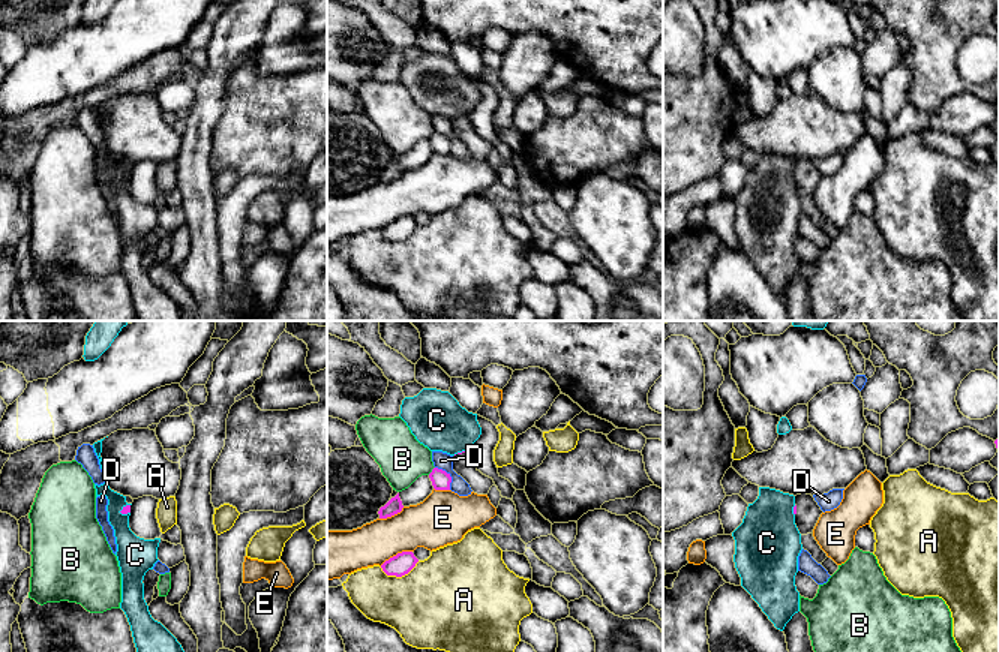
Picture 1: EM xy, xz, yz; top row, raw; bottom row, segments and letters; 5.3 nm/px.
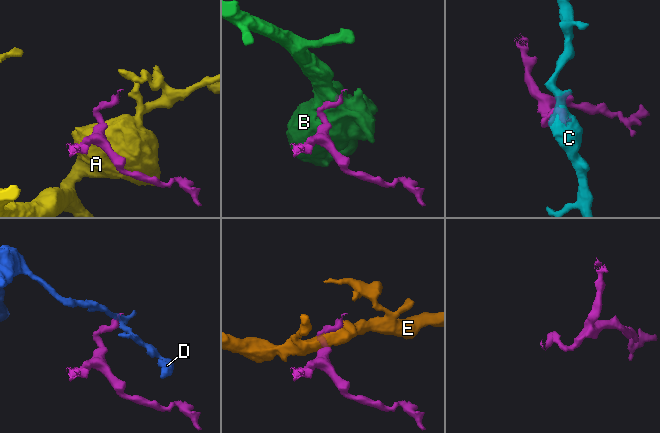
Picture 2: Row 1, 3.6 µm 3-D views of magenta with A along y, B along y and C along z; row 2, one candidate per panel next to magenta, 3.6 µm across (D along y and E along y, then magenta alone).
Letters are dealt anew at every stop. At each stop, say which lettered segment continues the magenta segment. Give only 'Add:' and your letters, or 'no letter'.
Add: no letter

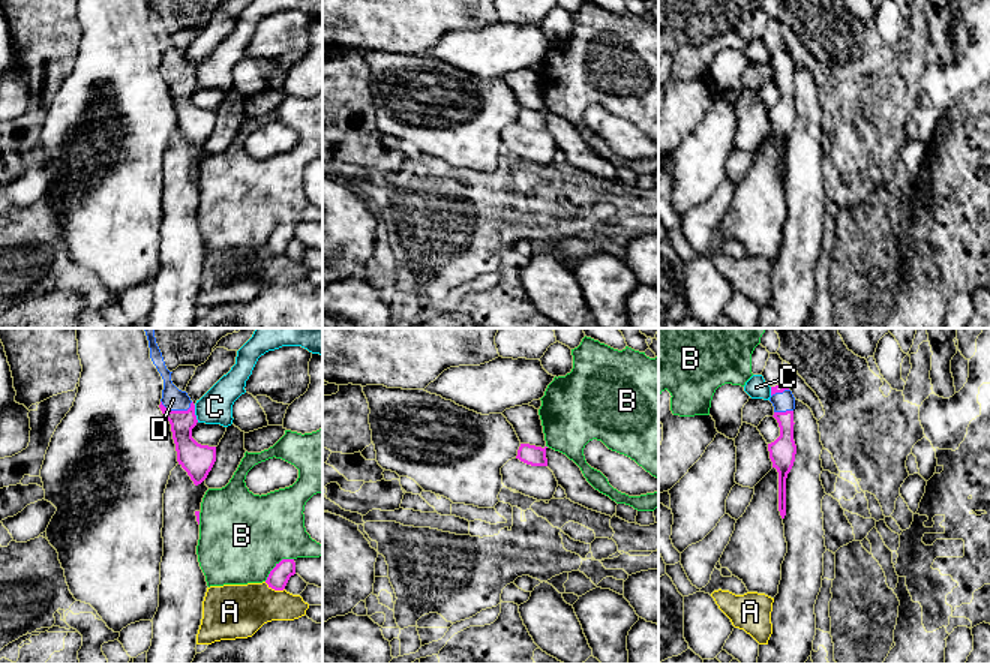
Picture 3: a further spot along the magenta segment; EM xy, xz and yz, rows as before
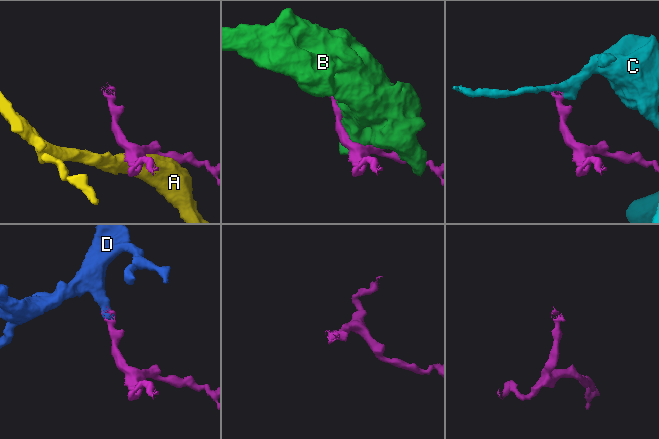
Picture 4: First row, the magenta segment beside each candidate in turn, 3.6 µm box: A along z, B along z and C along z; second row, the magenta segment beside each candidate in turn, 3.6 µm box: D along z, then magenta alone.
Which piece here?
Add: D

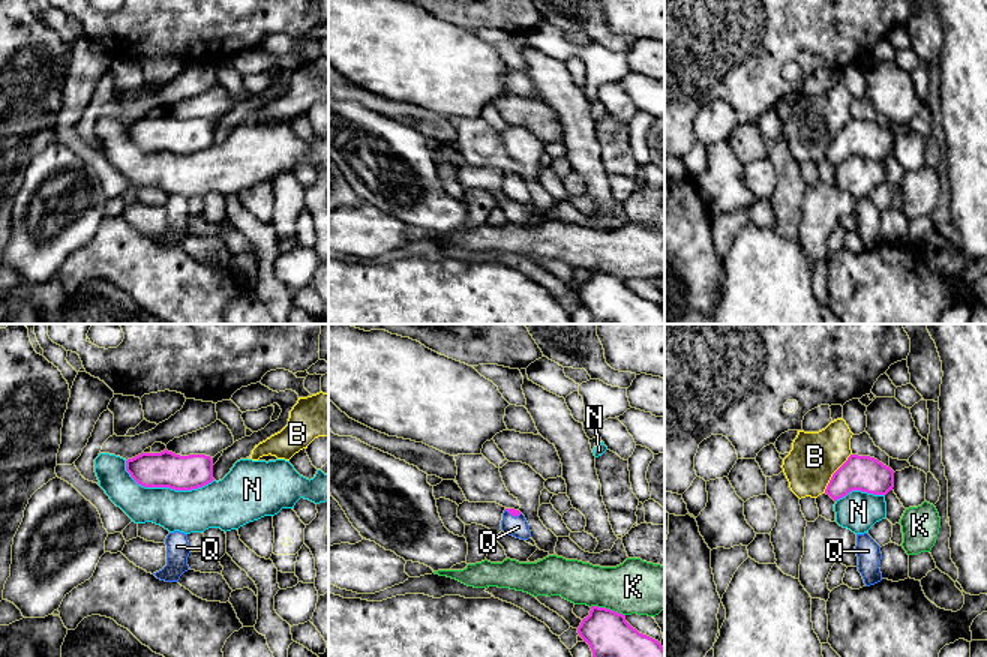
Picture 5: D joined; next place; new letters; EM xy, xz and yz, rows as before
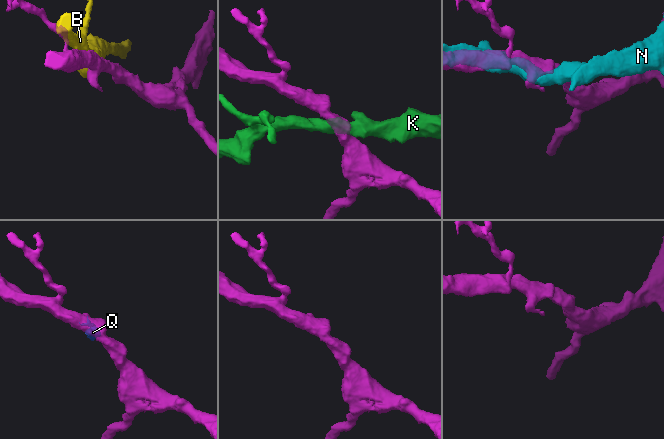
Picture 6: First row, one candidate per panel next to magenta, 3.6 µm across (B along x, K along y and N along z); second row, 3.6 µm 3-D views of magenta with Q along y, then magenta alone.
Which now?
Add: Q

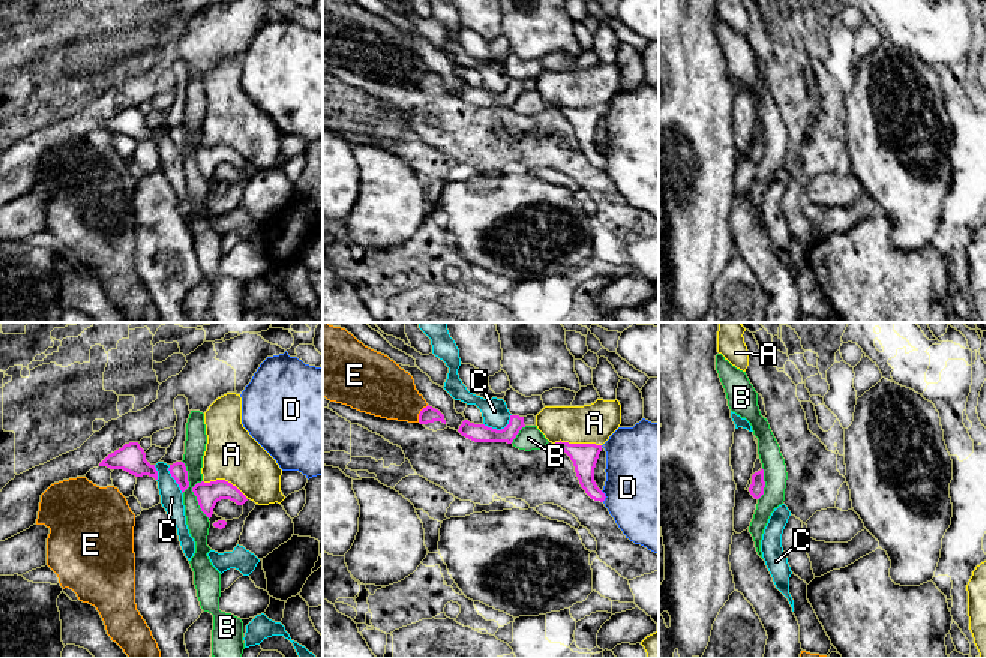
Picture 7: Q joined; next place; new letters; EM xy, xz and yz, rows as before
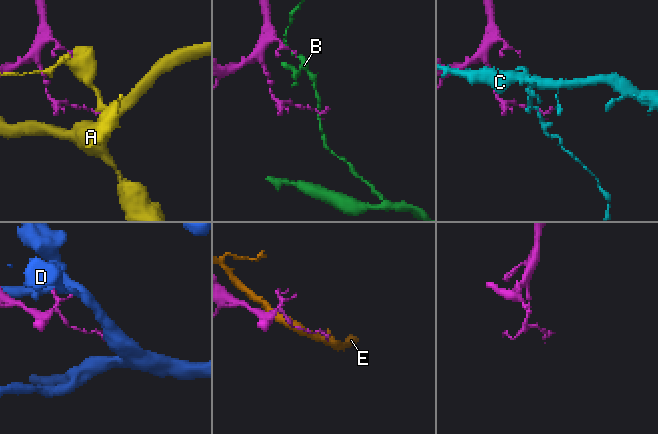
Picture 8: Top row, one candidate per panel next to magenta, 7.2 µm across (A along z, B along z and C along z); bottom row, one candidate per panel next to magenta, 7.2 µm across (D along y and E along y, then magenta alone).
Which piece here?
Add: no letter

